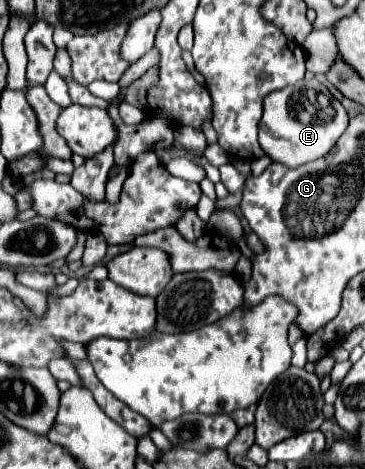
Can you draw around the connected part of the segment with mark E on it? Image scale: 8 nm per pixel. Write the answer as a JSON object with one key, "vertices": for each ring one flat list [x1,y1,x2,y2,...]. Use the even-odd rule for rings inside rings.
{"vertices":[[301,80,283,90,275,90,263,100,263,118,259,122,259,144,263,152,279,164,297,168,301,164,323,158,349,126,349,116,339,100,317,80],[309,100,309,108,307,102]]}

